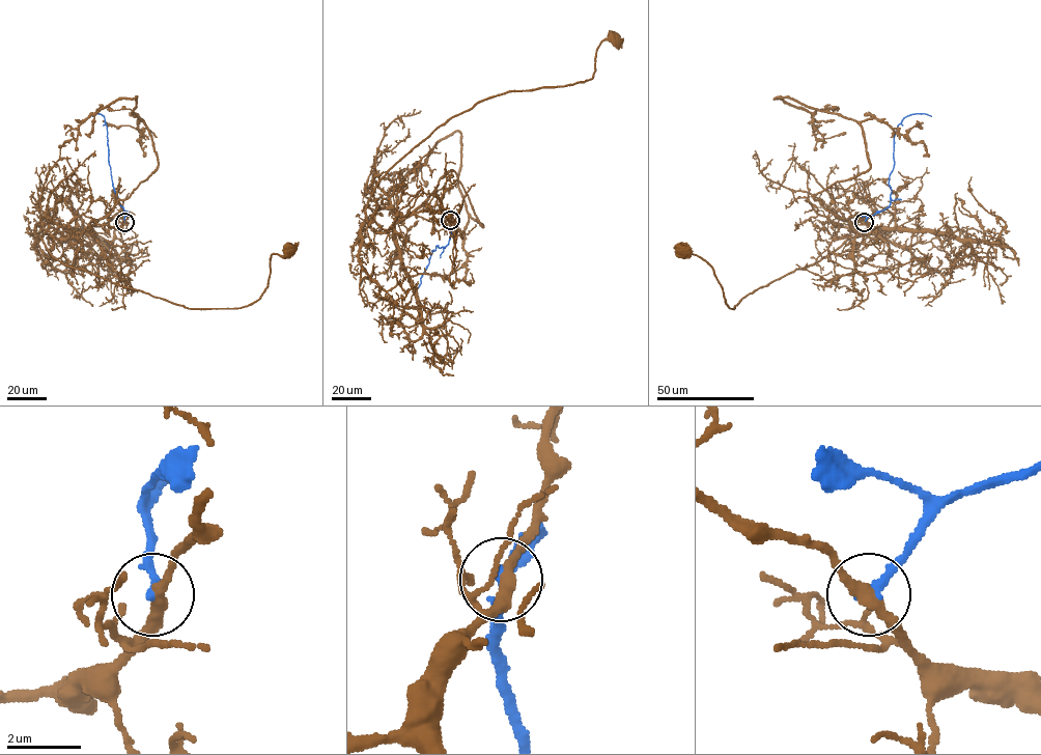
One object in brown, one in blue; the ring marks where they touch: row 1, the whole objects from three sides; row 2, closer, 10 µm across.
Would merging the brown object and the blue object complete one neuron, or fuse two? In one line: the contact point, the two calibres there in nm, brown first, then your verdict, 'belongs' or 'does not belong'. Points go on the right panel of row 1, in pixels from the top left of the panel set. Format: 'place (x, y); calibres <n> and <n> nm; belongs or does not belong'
place (864, 222); calibres 340 and 280 nm; does not belong

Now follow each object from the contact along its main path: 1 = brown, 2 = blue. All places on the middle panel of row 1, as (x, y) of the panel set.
1: (450, 221), (435, 230), (422, 204), (376, 232), (366, 202), (452, 117), (509, 91), (590, 79), (613, 38)
2: (450, 221), (449, 243), (444, 247), (438, 245), (432, 250), (418, 288)

